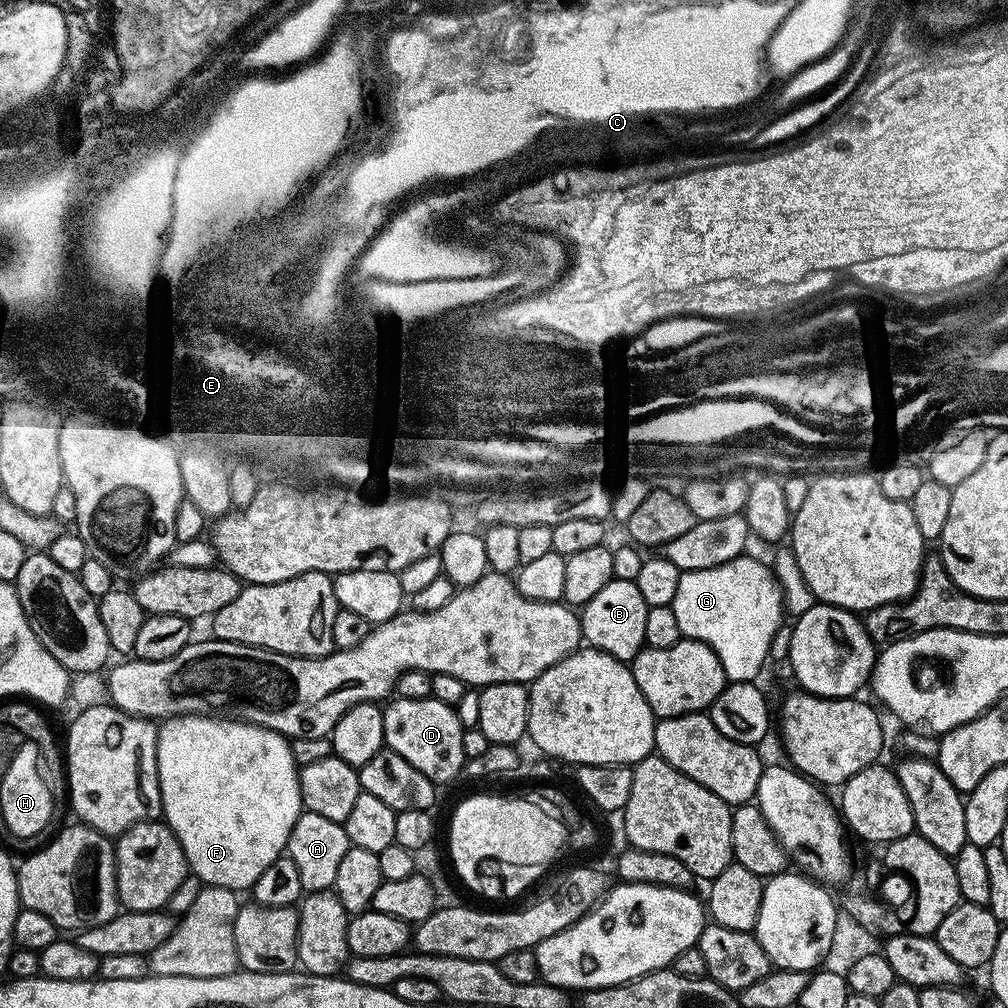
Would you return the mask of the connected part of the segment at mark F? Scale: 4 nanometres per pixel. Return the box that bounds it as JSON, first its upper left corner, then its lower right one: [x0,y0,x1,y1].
[156,716,302,894]

